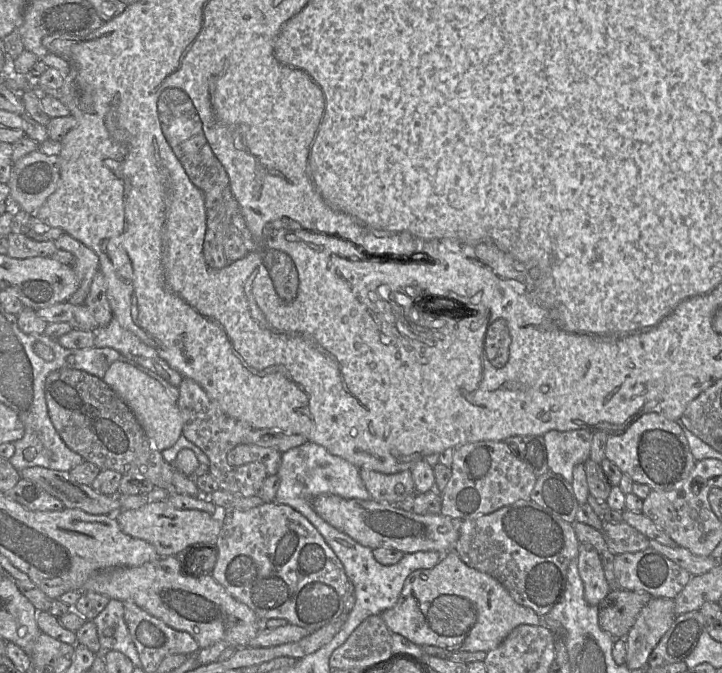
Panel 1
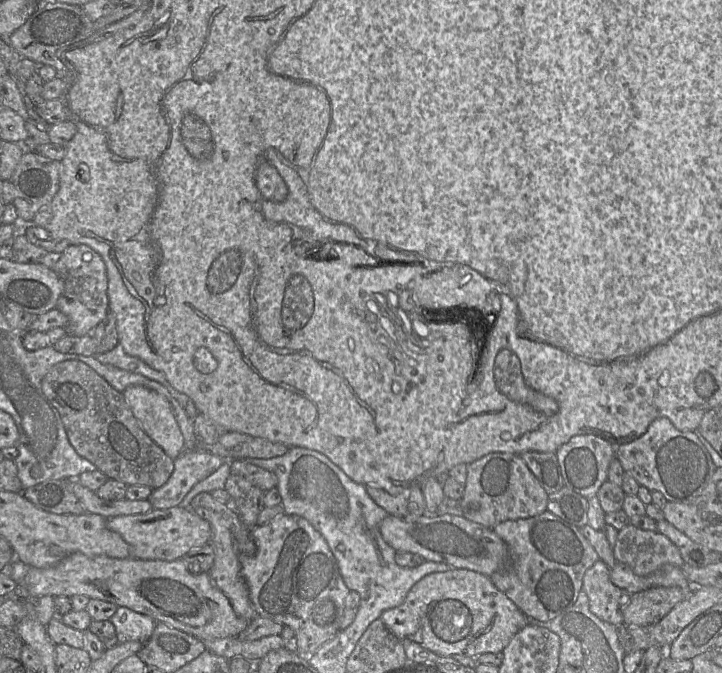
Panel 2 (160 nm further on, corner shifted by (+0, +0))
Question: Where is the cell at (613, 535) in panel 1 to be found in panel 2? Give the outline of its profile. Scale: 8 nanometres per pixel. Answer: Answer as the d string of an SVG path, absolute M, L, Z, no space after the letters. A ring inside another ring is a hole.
M631 524L618 530L612 550L616 562L626 564L639 576L649 575L665 564L681 567L684 563L679 549L666 536Z

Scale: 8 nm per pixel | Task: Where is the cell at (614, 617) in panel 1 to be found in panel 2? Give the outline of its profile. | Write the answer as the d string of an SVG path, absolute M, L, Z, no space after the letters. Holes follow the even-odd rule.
M656 587L631 595L623 609L625 626L648 626L666 616L676 604L681 602L691 588Z

